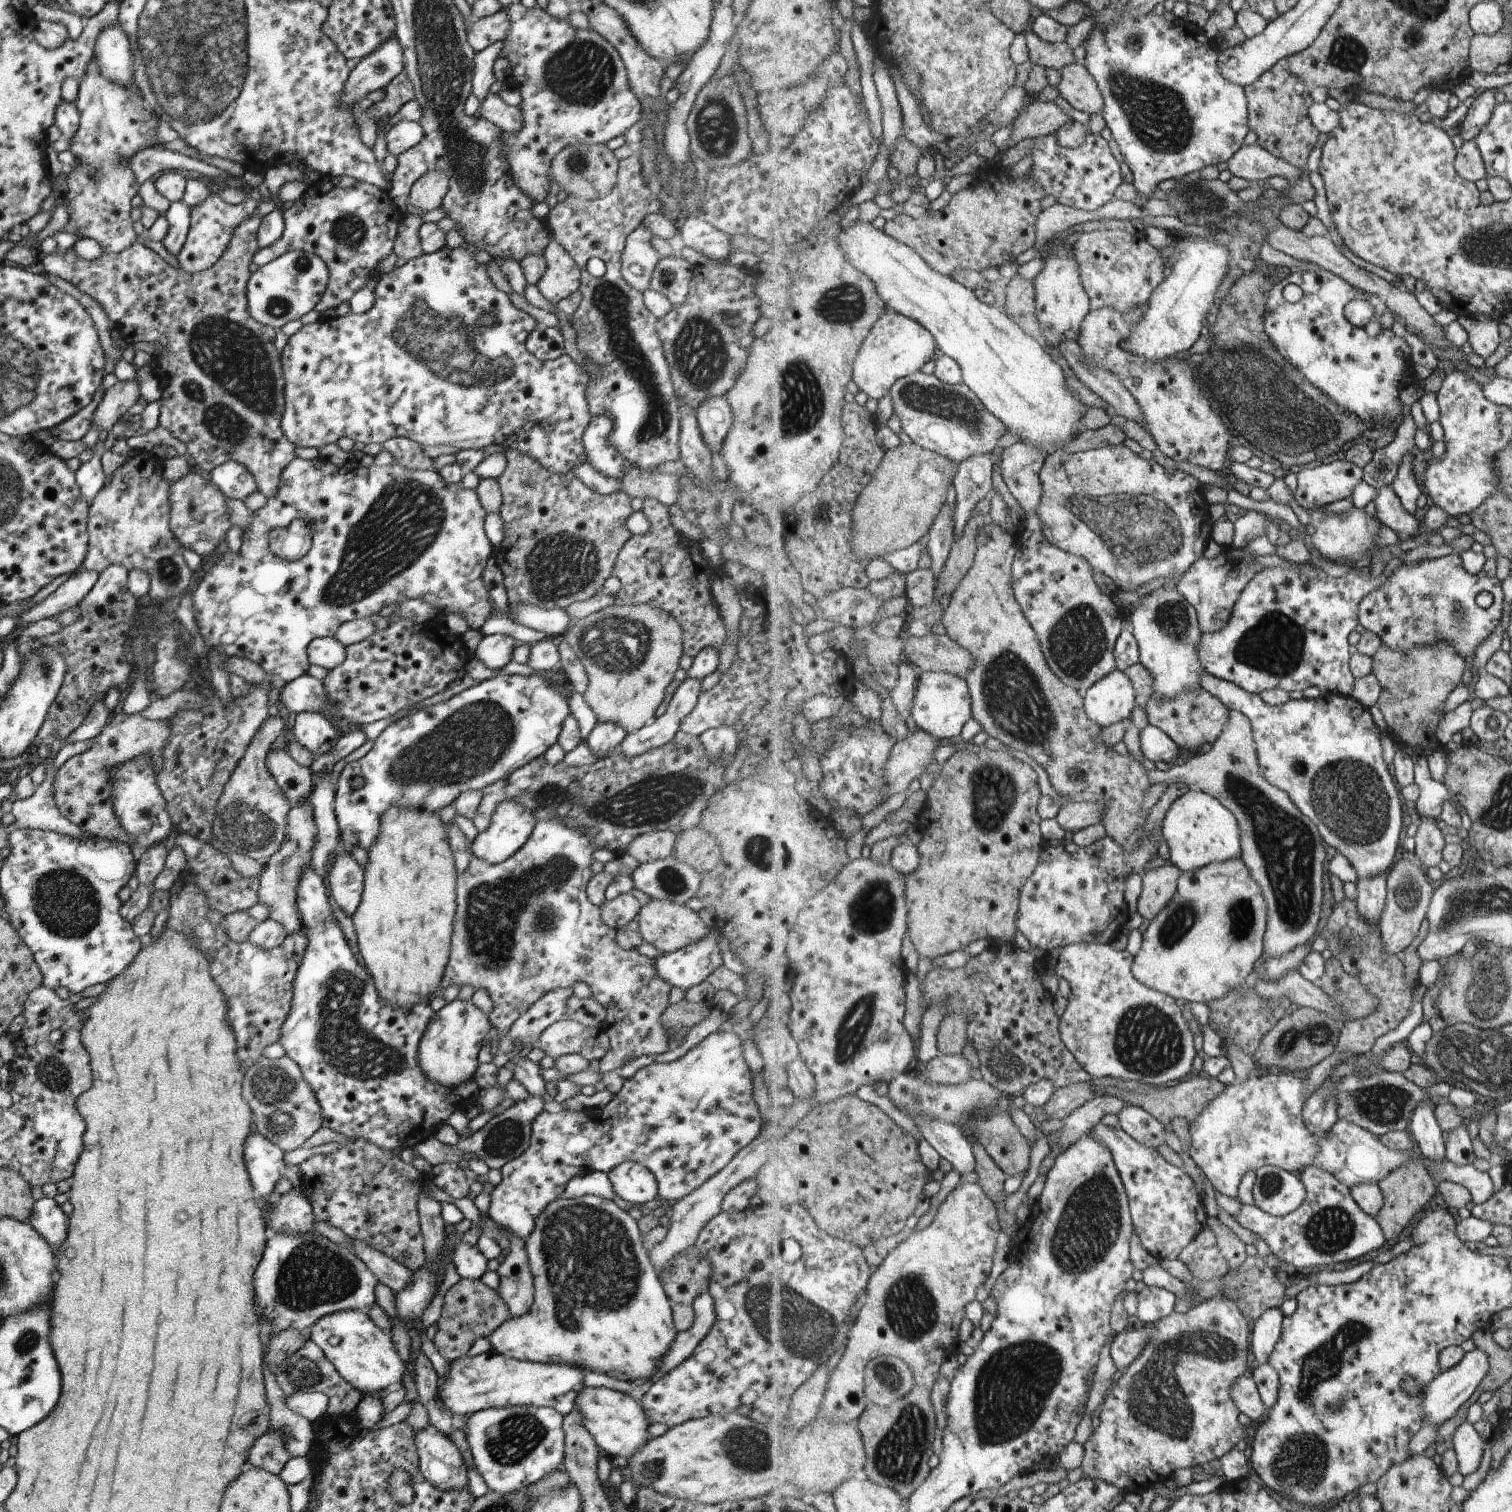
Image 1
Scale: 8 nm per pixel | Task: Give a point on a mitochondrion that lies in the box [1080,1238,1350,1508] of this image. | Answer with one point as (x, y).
(1155, 1399)

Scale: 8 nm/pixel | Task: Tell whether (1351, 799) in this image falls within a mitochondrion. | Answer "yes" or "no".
yes

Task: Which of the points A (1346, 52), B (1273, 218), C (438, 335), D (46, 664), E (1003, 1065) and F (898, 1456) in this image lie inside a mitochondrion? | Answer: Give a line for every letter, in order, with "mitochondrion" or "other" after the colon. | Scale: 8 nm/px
A: mitochondrion
B: other
C: mitochondrion
D: mitochondrion
E: mitochondrion
F: mitochondrion

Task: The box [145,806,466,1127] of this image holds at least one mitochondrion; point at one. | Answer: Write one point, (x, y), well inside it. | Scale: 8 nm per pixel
(348, 1048)

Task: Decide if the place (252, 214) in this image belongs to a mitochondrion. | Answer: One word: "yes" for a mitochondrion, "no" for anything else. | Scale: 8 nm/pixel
no

